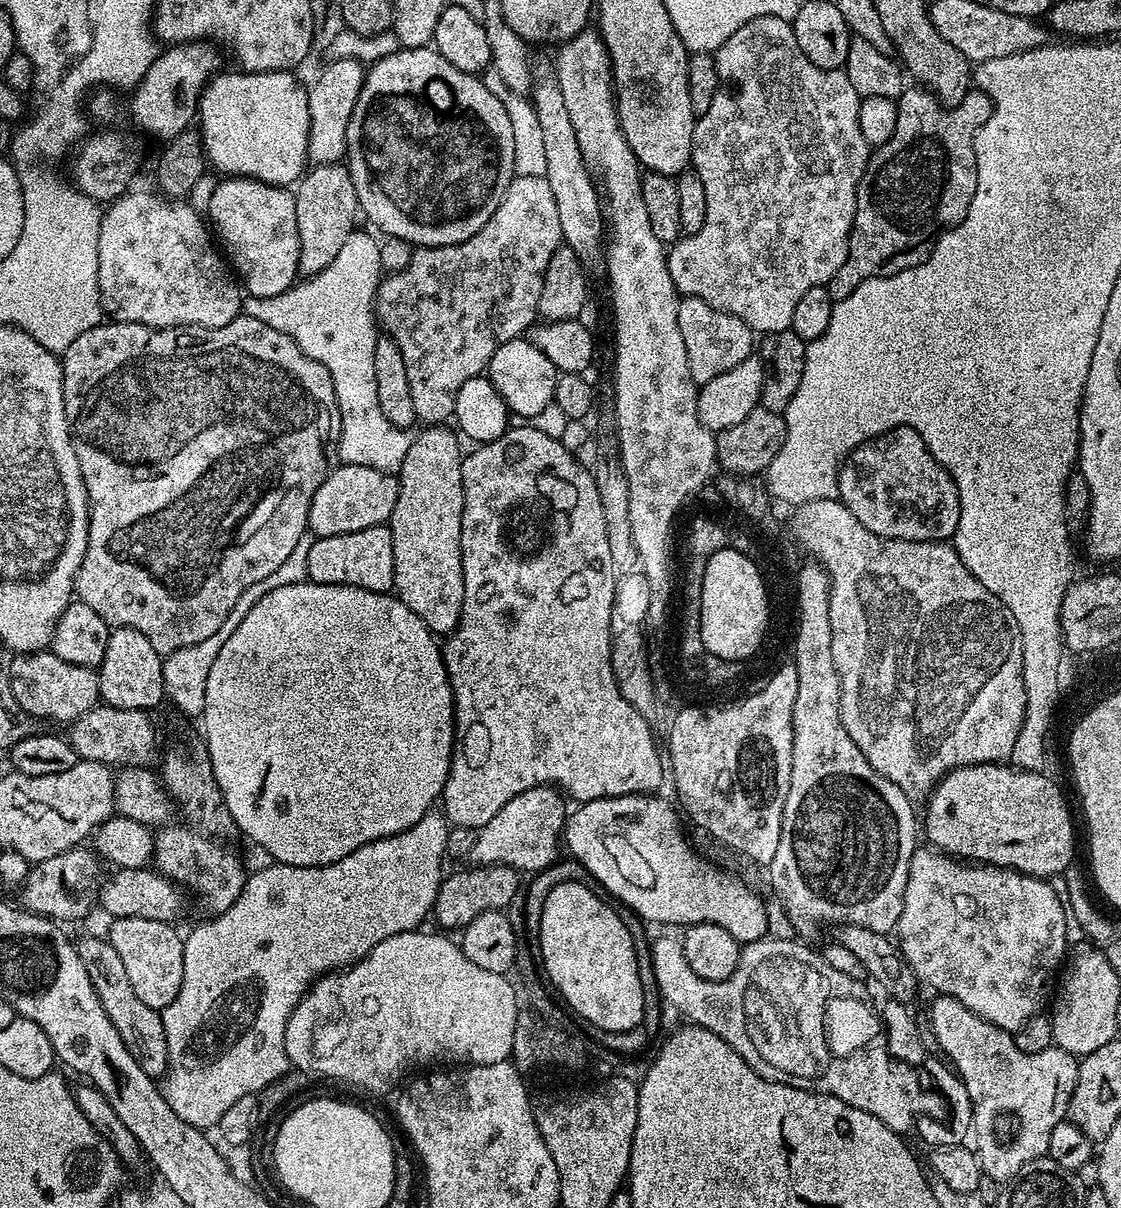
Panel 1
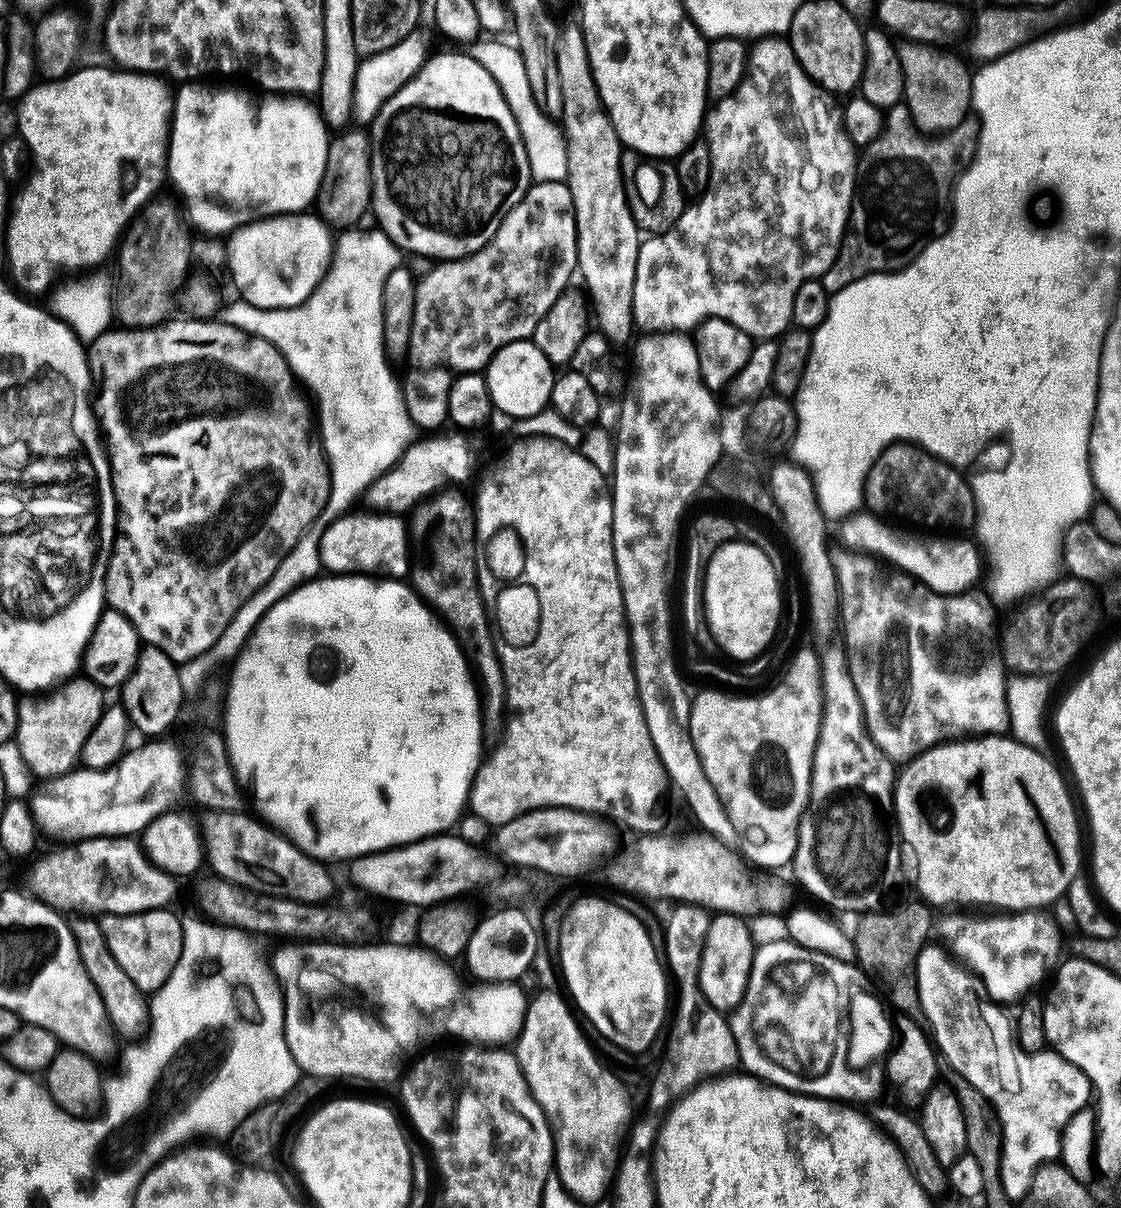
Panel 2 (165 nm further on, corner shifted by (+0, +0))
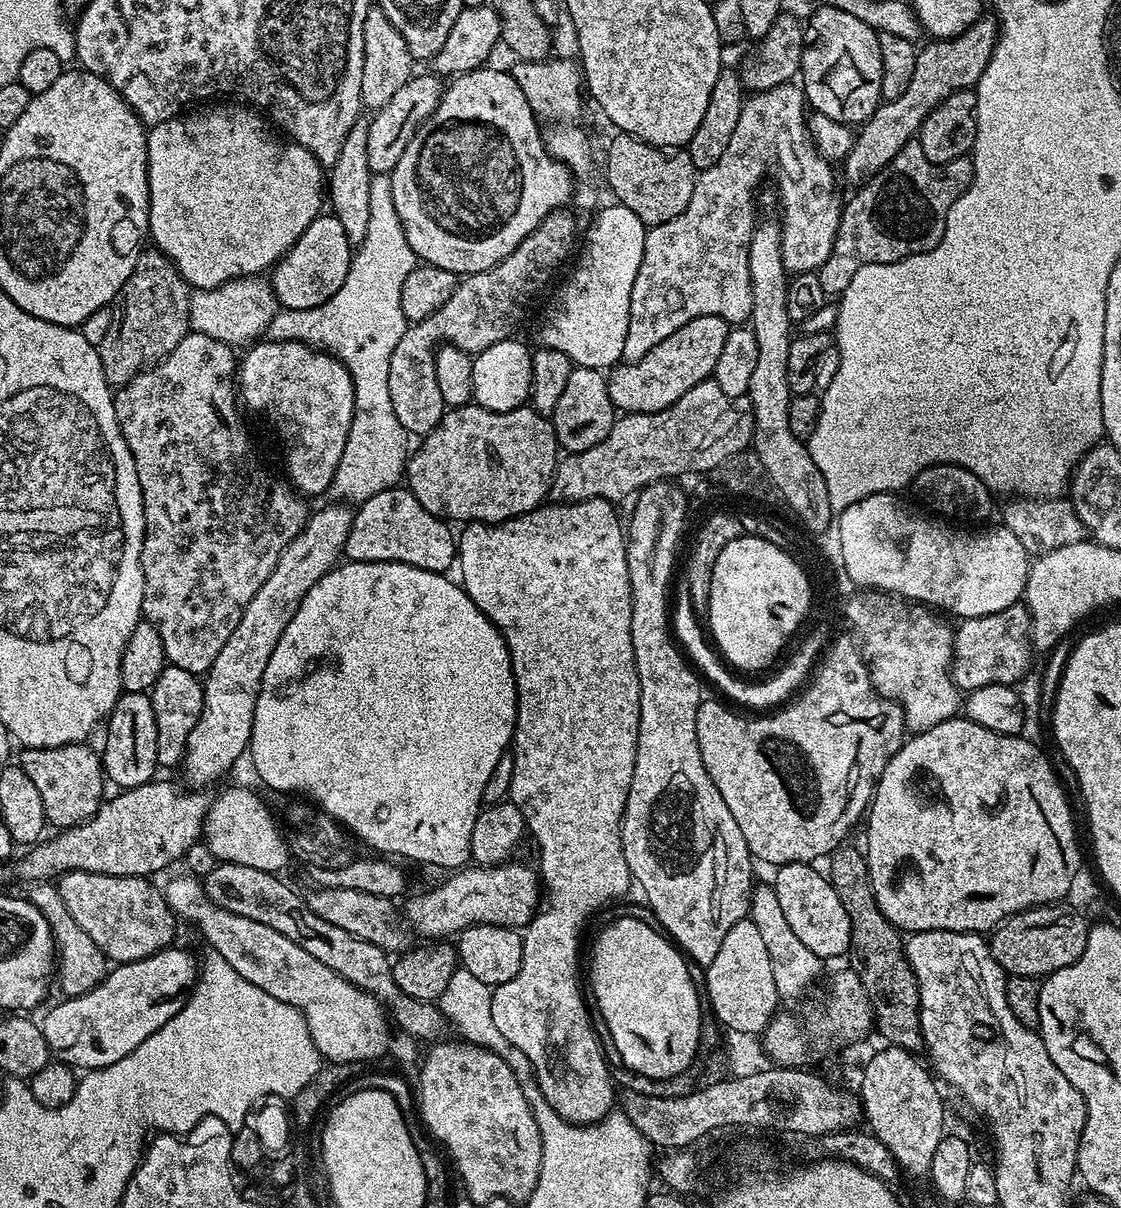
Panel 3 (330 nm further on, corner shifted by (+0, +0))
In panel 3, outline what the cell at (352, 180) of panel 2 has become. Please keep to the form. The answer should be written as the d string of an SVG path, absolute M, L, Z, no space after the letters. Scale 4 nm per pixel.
M414 74L394 93L394 98L386 102L386 106L375 109L373 120L367 121L368 141L366 142L366 154L368 155L368 166L373 174L391 173L393 166L402 158L402 150L412 140L412 135L417 132L421 124L431 116L438 106L442 84L435 75L420 76Z

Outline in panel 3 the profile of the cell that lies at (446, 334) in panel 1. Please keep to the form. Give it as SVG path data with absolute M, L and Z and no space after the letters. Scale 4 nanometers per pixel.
M568 210L551 212L502 262L490 270L475 272L457 283L454 294L446 298L425 320L409 323L394 354L390 354L390 403L404 431L423 438L434 431L444 417L446 406L438 394L434 374L437 348L452 345L458 350L475 354L517 335L516 327L524 320L536 295L556 276L578 244L576 220Z

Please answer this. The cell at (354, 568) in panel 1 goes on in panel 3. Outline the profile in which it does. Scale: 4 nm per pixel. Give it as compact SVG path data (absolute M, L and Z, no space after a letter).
M407 487L387 488L374 494L355 509L350 534L346 538L344 556L349 561L402 562L410 566L418 566L422 570L447 573L448 567L451 564L453 567L458 560L458 540L454 532L452 536L452 532L447 526L449 527L441 517L430 514L430 510L426 510L426 506L422 506L422 502L418 502L418 498L414 498L414 494L409 492Z

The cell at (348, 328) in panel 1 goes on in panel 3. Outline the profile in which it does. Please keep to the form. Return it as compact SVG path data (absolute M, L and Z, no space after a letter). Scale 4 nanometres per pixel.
M373 175L370 182L370 230L366 230L366 238L362 238L362 242L355 249L352 265L346 274L346 282L342 282L340 289L334 293L329 300L322 302L313 308L306 310L280 310L276 316L268 324L266 331L269 340L297 340L299 344L308 344L312 349L322 352L330 352L333 356L337 356L339 360L346 366L346 370L350 370L350 378L354 382L354 418L350 422L350 432L346 438L346 448L342 450L342 456L338 462L338 468L334 470L334 478L330 489L330 496L336 502L351 502L353 505L359 506L365 500L369 500L374 494L378 494L387 488L397 487L401 483L402 477L406 472L406 461L410 455L410 447L408 448L409 433L404 431L402 422L398 422L398 414L394 414L394 406L390 403L390 354L394 354L394 346L398 346L398 342L402 339L402 334L408 329L410 321L402 314L402 282L406 282L406 278L418 267L418 258L414 254L414 250L410 246L410 242L406 242L406 234L402 230L402 222L398 218L398 210L394 210L394 198L392 197L392 182L387 175Z

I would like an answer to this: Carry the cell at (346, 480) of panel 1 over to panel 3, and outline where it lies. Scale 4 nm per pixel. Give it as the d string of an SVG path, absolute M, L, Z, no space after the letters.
M473 402L464 404L461 408L448 408L444 417L438 422L434 431L429 432L427 436L419 441L420 449L413 451L406 461L406 487L409 492L430 510L430 514L441 518L447 518L449 521L460 520L459 522L483 522L485 524L501 524L503 520L509 520L515 516L521 516L527 512L533 512L535 508L541 507L548 500L548 491L552 485L552 479L556 473L558 463L558 445L556 435L552 429L551 419L545 418L531 406L515 408L509 412L495 412L481 408L479 404Z

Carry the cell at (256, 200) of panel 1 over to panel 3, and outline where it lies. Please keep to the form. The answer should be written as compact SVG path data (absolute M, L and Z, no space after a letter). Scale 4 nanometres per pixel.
M331 214L317 216L314 222L310 222L310 226L306 226L304 233L294 242L294 246L290 246L286 255L281 257L271 269L270 285L279 307L284 310L290 308L306 310L329 300L340 289L342 282L346 282L346 274L352 265L353 255L354 246L346 238L346 230L342 230L342 222L338 222L338 218Z

